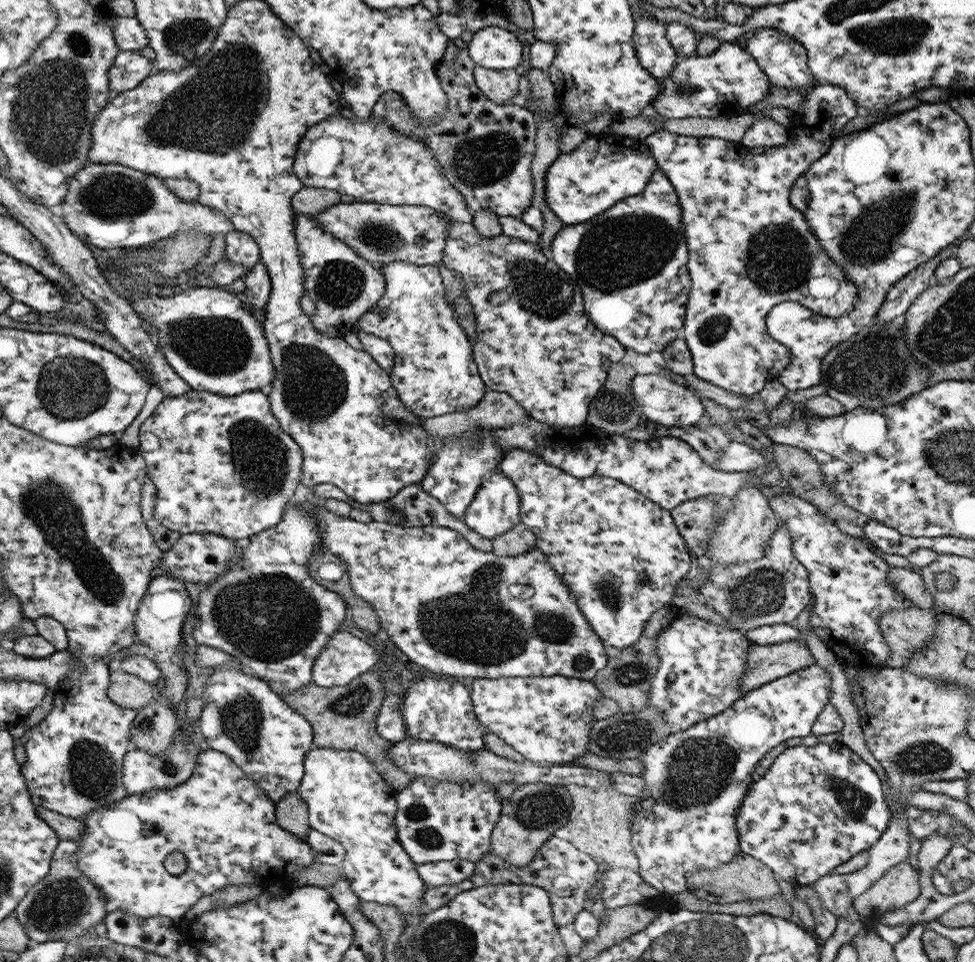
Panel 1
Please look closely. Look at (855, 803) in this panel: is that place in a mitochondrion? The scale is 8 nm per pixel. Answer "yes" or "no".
yes

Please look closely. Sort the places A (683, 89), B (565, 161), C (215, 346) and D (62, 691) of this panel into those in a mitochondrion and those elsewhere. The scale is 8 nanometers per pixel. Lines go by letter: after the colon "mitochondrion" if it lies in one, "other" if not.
A: mitochondrion
B: other
C: mitochondrion
D: other

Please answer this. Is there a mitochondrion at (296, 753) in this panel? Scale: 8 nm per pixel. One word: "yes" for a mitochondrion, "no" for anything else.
no

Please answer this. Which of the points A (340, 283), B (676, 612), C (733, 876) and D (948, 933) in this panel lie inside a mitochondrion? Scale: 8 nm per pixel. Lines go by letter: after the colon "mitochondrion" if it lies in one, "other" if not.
A: mitochondrion
B: other
C: other
D: other

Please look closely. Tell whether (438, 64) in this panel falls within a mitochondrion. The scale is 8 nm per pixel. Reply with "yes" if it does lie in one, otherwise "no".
no

